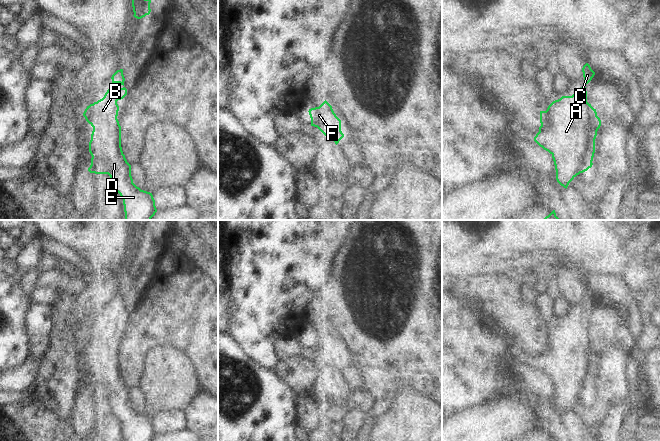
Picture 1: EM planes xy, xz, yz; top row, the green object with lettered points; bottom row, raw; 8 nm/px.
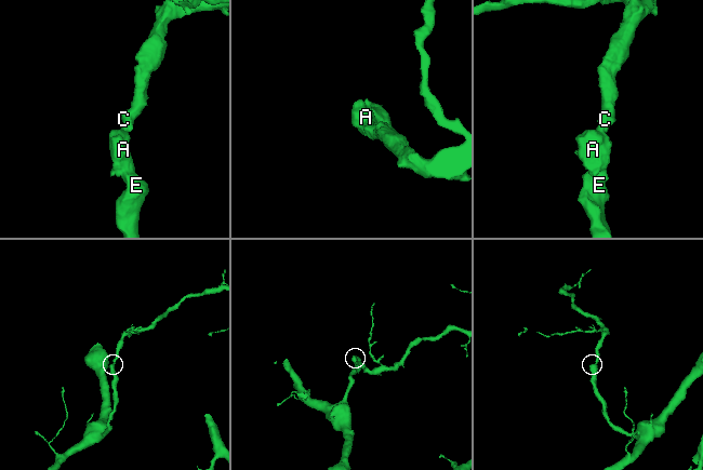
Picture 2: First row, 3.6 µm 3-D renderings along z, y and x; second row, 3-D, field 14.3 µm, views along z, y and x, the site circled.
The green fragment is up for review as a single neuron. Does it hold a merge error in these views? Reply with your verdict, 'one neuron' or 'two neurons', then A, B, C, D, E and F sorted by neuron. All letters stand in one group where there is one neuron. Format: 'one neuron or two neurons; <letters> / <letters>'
one neuron; A B C D E F

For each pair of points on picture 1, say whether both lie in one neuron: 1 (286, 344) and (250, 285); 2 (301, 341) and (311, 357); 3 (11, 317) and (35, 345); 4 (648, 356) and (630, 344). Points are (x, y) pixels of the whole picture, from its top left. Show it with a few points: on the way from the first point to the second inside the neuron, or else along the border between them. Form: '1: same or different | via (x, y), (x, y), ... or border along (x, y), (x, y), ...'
1: different | border along (286, 335), (273, 342), (279, 359)
2: different | border along (310, 349), (285, 359)
3: different | border along (27, 311), (25, 315), (25, 331), (30, 356)
4: same | via (644, 353), (634, 345)

